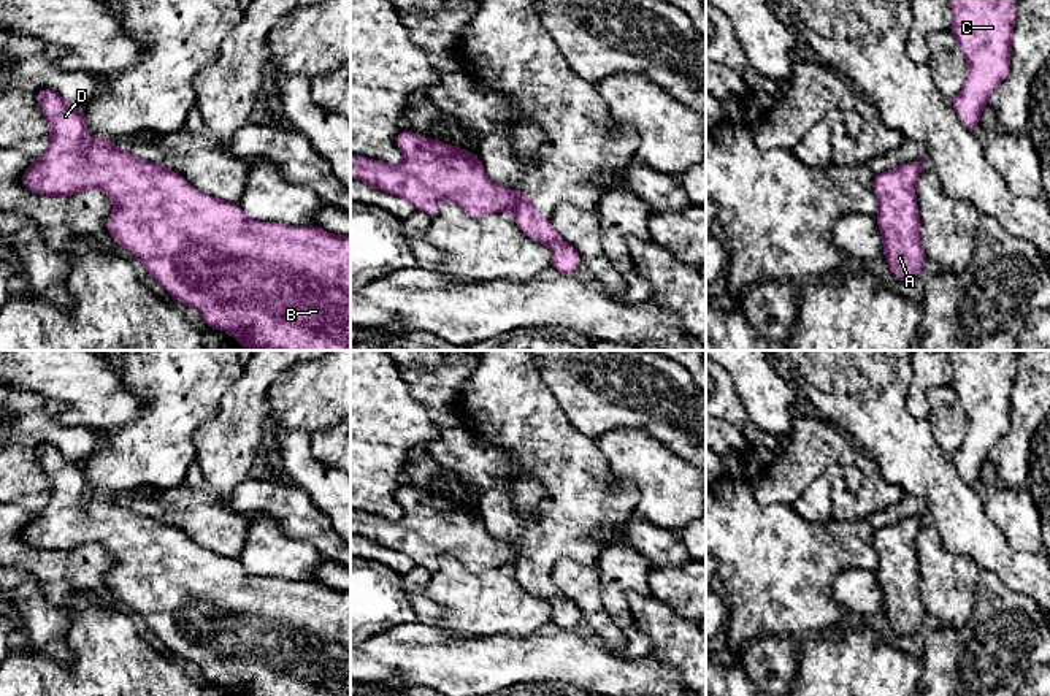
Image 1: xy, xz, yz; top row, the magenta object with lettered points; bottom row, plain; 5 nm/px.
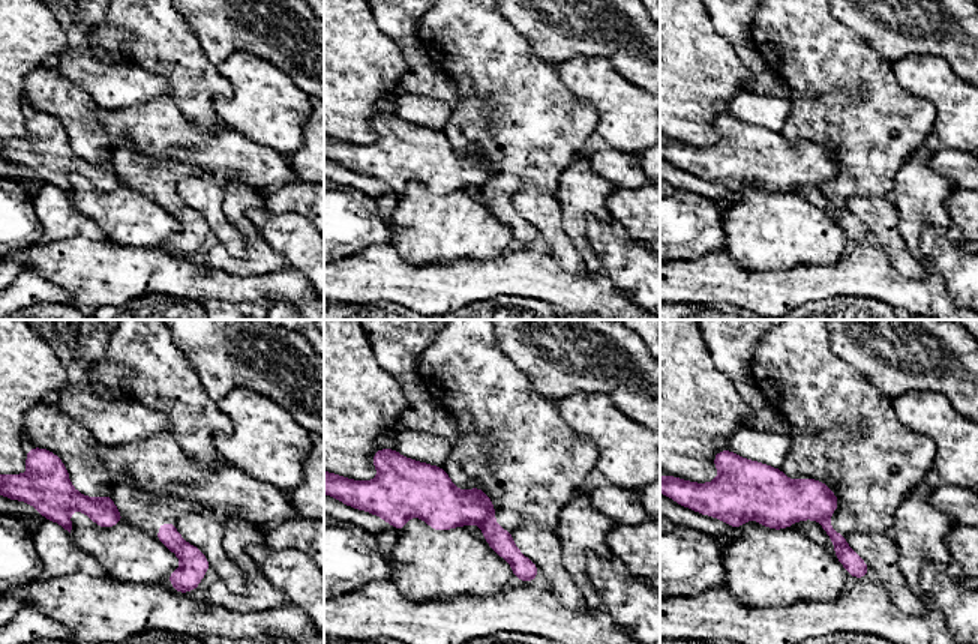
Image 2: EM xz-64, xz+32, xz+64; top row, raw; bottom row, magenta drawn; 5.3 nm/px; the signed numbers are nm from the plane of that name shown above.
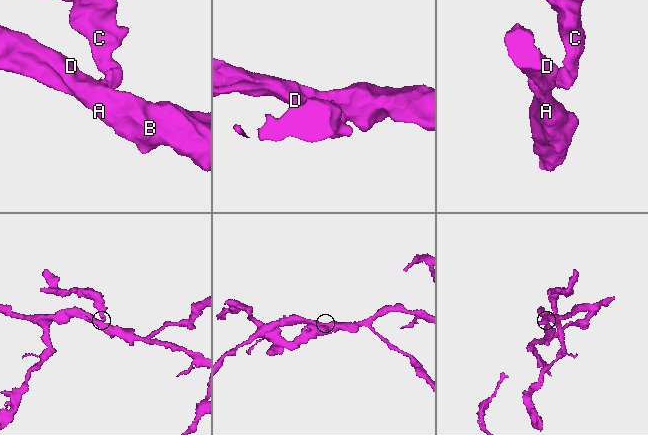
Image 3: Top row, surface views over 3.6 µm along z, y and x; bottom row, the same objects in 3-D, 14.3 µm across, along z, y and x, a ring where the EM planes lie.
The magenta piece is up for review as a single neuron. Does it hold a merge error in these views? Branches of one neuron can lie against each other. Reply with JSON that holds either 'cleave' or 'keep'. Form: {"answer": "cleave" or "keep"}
{"answer": "cleave"}

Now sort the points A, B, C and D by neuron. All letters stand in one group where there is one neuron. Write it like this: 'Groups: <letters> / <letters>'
Groups: A B D / C

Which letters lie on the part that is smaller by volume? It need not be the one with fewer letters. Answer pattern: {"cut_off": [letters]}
{"cut_off": ["C"]}

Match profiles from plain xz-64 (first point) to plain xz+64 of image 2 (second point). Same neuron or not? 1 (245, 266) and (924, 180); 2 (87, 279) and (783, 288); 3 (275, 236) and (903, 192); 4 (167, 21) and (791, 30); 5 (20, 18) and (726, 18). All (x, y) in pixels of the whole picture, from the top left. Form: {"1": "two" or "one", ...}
{"1": "one", "2": "one", "3": "two", "4": "one", "5": "two"}

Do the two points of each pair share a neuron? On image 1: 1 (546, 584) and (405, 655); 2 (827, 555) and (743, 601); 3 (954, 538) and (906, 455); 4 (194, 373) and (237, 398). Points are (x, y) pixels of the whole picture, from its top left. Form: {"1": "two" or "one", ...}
{"1": "two", "2": "one", "3": "one", "4": "two"}

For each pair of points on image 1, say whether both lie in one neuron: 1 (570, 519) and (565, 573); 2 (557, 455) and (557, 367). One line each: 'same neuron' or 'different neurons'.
1: different neurons
2: different neurons

